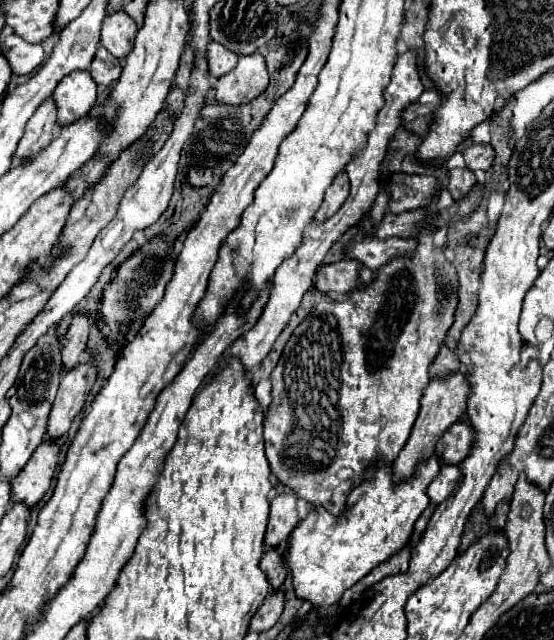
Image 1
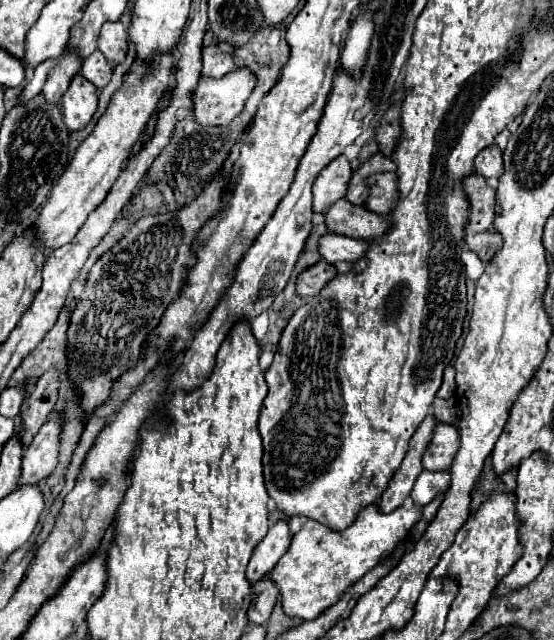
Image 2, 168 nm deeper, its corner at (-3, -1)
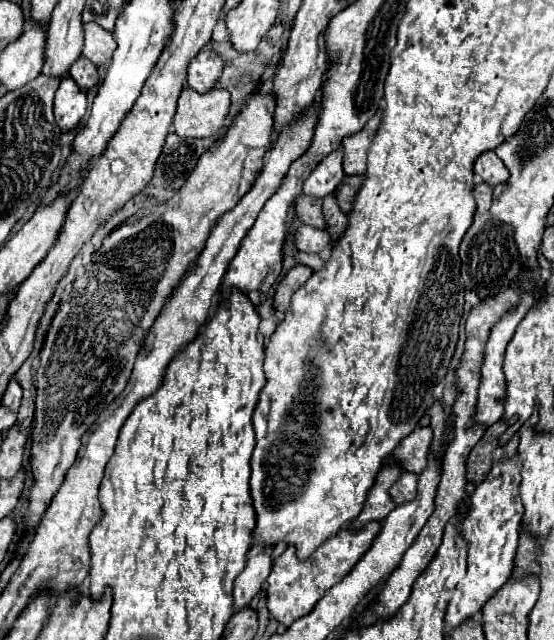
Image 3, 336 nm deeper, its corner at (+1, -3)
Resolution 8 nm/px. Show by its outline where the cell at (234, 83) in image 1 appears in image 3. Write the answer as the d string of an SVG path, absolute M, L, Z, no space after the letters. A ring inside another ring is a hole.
M184 88L178 98L174 116L174 132L182 138L206 138L218 134L230 112L230 92L212 88L198 94L194 88Z

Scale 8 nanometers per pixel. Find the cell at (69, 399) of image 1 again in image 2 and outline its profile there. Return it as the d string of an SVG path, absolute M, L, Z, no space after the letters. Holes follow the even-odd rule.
M52 416L40 432L34 436L32 444L22 454L22 476L18 488L40 484L52 474L58 464L58 436L62 428L62 416Z

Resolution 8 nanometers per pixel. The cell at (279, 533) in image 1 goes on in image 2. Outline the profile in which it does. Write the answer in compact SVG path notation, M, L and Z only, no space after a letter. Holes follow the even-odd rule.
M284 520L276 522L266 538L256 546L250 564L246 568L246 578L250 584L262 580L266 574L270 574L270 570L278 564L278 560L288 552L290 546L290 532L288 532L288 524Z

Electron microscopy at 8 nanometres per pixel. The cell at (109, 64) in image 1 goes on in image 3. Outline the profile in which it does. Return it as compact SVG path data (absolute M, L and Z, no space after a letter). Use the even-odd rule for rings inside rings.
M84 56L78 58L78 64L74 64L74 68L70 68L70 76L76 80L76 84L86 92L90 88L94 88L98 82L100 82L100 76L98 76L98 68L86 60Z

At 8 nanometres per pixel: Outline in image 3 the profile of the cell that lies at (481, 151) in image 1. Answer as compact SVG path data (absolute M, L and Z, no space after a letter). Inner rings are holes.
M492 150L484 152L476 158L474 174L478 174L490 186L496 186L496 184L502 184L508 180L506 166L502 164L502 160L498 160L498 156Z

